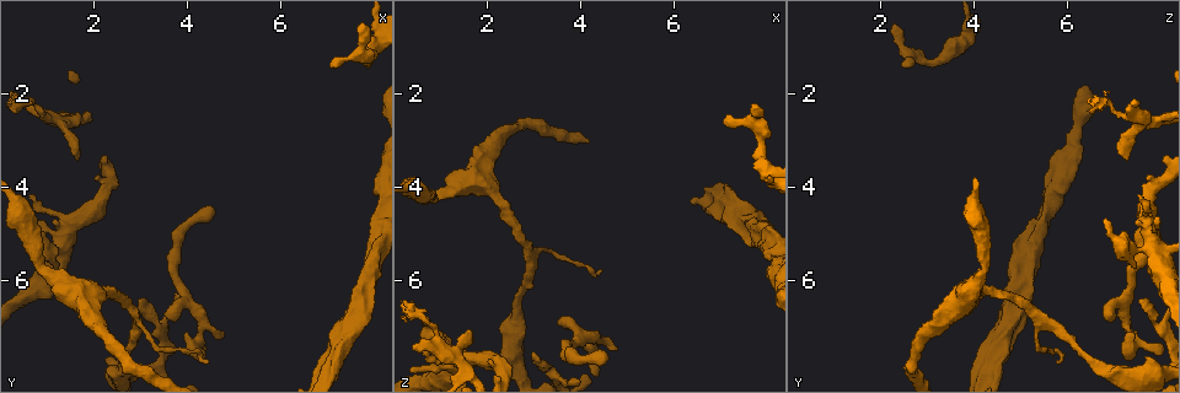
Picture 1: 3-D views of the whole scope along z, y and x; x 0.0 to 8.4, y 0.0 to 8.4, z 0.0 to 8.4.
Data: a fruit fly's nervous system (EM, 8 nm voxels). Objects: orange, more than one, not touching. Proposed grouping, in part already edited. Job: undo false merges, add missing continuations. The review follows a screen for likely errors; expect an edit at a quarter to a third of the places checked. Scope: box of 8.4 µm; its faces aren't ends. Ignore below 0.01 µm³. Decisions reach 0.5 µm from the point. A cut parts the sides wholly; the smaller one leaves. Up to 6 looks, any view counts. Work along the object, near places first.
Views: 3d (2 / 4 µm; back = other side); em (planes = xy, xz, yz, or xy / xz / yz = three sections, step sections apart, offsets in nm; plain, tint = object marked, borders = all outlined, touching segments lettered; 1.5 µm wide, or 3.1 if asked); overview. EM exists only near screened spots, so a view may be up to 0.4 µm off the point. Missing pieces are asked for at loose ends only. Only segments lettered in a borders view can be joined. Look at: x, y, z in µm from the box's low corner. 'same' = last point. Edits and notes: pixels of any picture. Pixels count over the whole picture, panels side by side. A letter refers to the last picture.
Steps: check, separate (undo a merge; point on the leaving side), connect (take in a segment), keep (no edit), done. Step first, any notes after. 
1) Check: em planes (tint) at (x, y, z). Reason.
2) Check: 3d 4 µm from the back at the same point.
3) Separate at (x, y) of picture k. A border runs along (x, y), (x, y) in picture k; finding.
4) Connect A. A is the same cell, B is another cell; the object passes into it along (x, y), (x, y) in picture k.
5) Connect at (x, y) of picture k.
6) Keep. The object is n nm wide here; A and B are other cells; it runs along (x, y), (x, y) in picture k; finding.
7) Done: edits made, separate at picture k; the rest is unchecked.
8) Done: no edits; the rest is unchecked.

Check: 3d 4 µm at (0.90, 5.65, 4.25). A narrow waist.

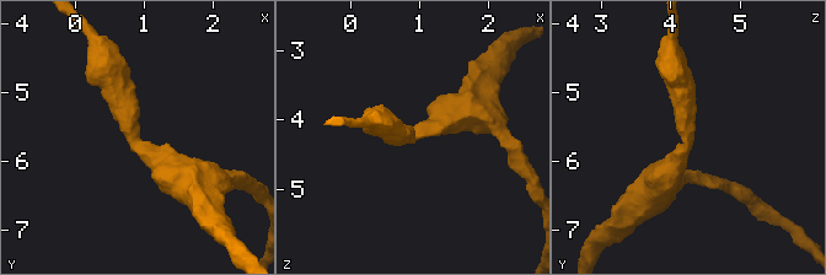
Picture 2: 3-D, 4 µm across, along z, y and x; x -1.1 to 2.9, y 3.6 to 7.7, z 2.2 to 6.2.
Check: em xz step 8 (tint) at (0.80, 5.70, 4.25). The arms are 340, 440 nm wide; now the EM.

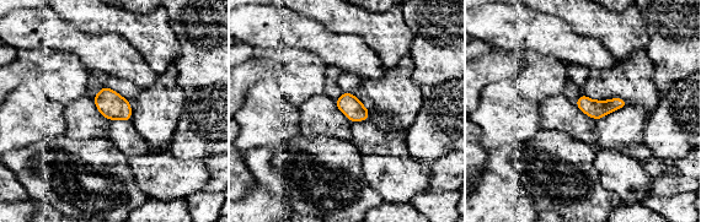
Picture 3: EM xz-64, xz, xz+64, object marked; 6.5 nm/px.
Check: em xz step 8 (borders) at the same point.

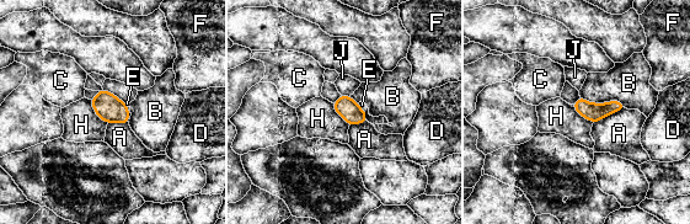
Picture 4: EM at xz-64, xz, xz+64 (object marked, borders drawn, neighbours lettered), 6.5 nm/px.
Keep. The object is 130 nm wide here; A, B, C, D, E, F, H and J are other cells; a border runs along (90, 100), (92, 110), (107, 123) in picture 4; all the same neuron.

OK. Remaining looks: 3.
Check: 3d 2 µm at (1.20, 2.50, 7.70). Sudden change in width.

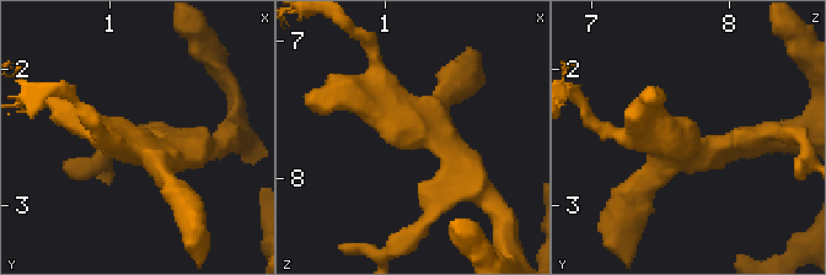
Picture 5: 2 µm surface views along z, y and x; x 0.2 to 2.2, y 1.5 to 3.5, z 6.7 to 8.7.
Check: em xy step 8 (borders) at (1.22, 2.56, 7.68). Need the tissue.

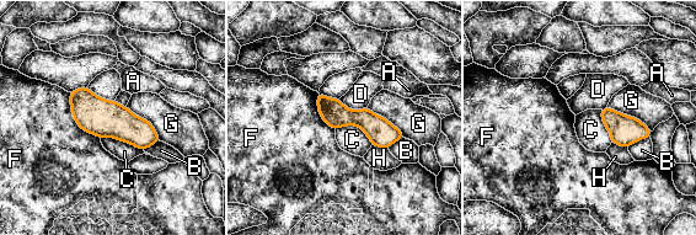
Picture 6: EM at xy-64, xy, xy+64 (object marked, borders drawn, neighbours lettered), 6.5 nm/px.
Keep. The object is 170 nm wide here; A, B, C, D, F, G and H are other cells; it runs along (321, 99), (399, 135) in picture 6; all the same neuron.

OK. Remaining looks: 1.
Check: em planes (borders) at (4.80, 7.15, 7.50). An open end.

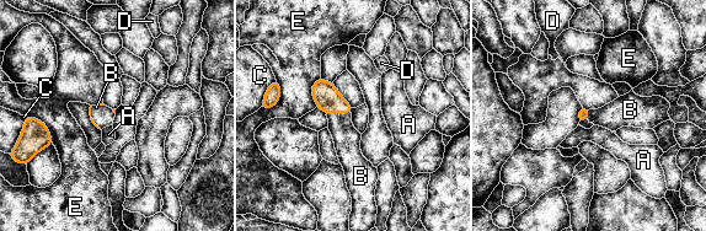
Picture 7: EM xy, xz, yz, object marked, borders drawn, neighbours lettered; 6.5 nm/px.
Connect B. B is the same cell, A, C, D and E are other cells; it goes on there.

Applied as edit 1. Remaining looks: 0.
Done: edits made, connect at picture 7; the rest is unchecked.

